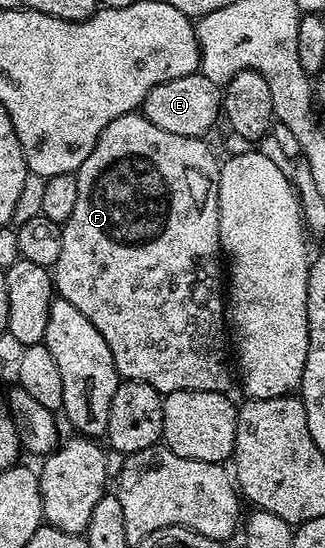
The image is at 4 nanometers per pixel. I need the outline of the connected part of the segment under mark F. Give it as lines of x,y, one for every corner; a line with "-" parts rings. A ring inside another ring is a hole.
129,112
120,118
116,118
112,123
104,129
100,134
100,138
96,142
96,146
92,150
92,154
88,154
88,158
84,158
84,162
77,170
78,185
76,186
76,207
72,209
72,218
68,218
62,225
62,245
60,246
60,258
56,258
52,275
54,277
54,287
57,295
61,299
72,302
72,306
76,306
76,310
80,310
80,314
84,314
84,318
88,318
88,322
92,322
92,326
96,326
96,330
100,330
104,342
108,342
108,350
112,350
112,358
116,362
116,370
122,380
139,380
140,382
148,382
148,386
152,386
160,393
167,392
221,392
229,393
230,388
230,368
232,372
232,364
226,361
226,344
228,348
228,316
224,311
224,256
222,243
220,242
220,214
218,213
218,173
220,171
220,160
214,157
212,149
206,145
207,141
202,138
188,138
180,134
168,134
168,130
160,130
160,126
152,126
152,122
148,122
148,118
138,112

